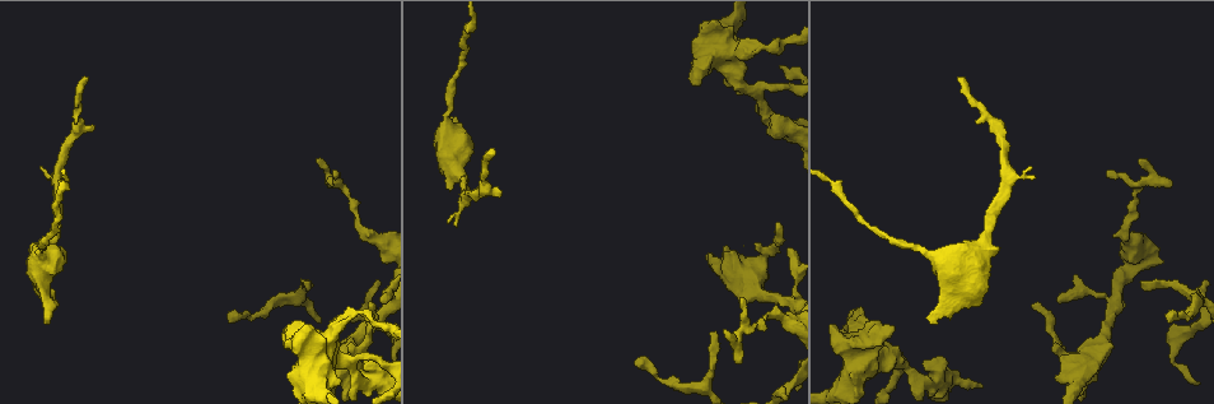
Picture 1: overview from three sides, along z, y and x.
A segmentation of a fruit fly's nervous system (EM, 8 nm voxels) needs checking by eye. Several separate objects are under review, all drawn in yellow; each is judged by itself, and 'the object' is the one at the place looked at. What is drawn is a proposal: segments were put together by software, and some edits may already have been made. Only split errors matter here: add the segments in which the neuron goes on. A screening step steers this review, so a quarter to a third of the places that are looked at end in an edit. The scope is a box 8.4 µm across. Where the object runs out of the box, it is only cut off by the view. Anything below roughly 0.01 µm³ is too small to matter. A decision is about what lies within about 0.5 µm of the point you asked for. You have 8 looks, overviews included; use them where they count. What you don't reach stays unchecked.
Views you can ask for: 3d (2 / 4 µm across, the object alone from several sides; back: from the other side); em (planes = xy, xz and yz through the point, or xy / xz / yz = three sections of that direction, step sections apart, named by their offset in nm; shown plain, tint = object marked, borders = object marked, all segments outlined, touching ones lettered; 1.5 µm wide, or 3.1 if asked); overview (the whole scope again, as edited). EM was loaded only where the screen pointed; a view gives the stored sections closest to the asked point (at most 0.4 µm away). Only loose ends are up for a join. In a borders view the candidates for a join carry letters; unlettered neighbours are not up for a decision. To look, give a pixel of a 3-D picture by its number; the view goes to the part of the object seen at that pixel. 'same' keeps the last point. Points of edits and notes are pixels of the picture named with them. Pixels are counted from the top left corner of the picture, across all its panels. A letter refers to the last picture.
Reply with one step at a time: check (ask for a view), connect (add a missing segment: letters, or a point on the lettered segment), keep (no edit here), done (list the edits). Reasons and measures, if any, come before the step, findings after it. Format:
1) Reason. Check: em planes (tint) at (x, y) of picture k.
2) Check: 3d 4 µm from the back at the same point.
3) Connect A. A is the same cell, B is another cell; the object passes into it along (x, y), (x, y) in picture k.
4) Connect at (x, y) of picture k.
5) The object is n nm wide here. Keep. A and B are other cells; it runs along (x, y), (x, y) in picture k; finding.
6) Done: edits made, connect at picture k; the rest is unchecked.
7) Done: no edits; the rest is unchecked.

Thin end. Check: 3d 2 µm at (1032, 307) of picture 1.

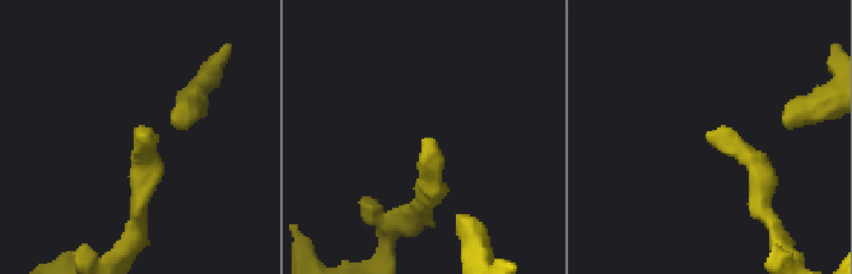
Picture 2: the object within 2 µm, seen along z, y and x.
Check: em planes (borders) at (707, 135) of picture 2.

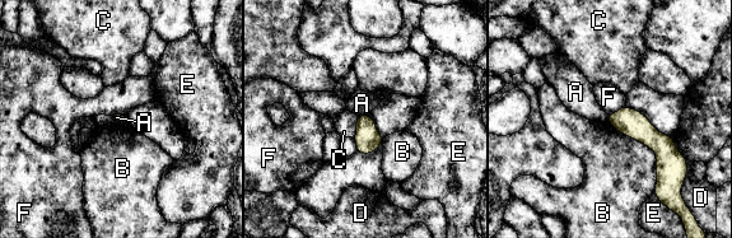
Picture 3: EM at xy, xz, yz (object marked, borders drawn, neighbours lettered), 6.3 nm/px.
Keep. A, B, C, D, E and F are other cells; a border runs along (368, 113), (358, 116) in picture 3; no lettered segment goes on from it.

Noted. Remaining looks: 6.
Free end. Check: em planes (borders) at (1167, 320) of picture 1.

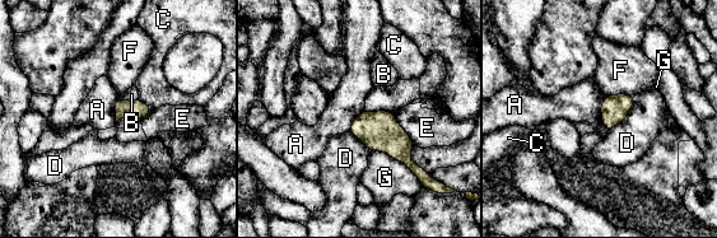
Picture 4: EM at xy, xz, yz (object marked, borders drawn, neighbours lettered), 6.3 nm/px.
Keep. A, B, C, D, E, F and G are other cells; a border runs along (119, 97), (115, 103), (115, 121) in picture 4; none of them fits.

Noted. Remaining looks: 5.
Tapers out. Check: em planes (borders) at (1143, 281) of picture 1.

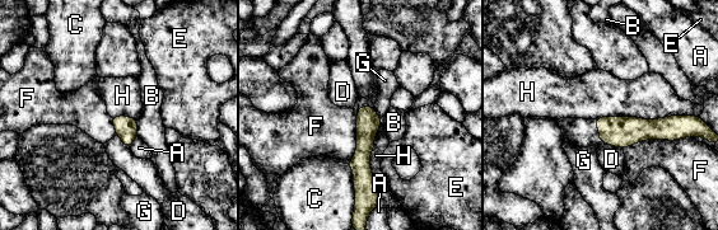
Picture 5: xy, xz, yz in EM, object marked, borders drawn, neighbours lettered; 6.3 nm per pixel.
Keep. A, B, C, D, E, F, G and H are other cells; it runs along (371, 109), (363, 150), (364, 192) in picture 5; no lettered segment goes on from it.

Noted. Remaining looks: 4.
Done: no edits; the rest is unchecked.

